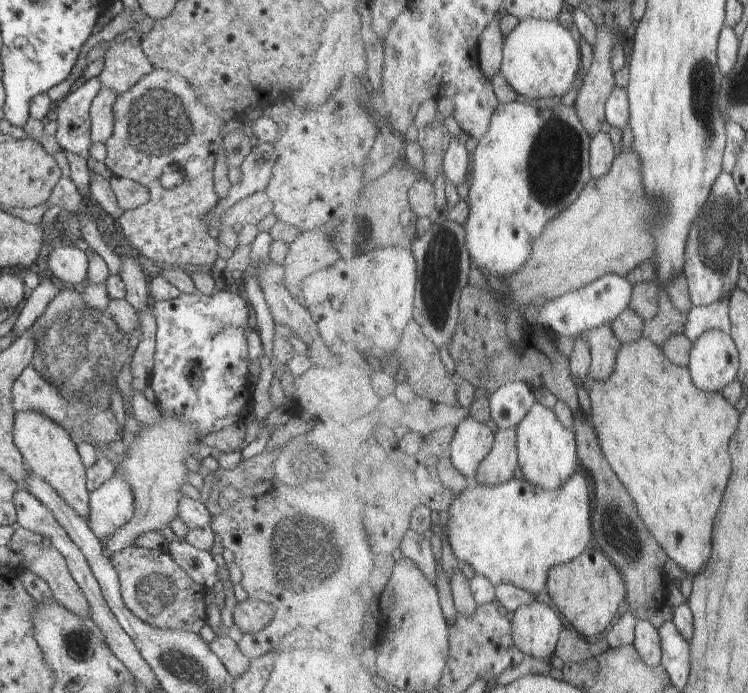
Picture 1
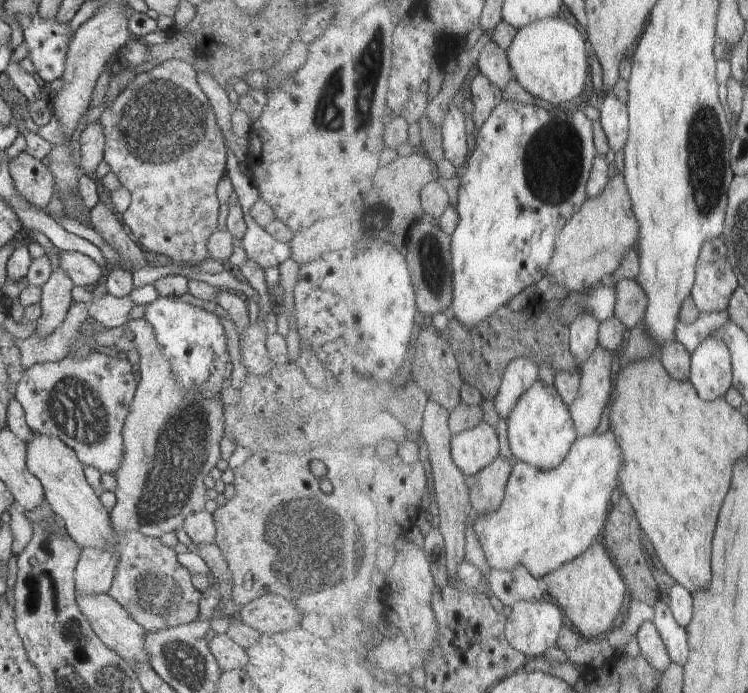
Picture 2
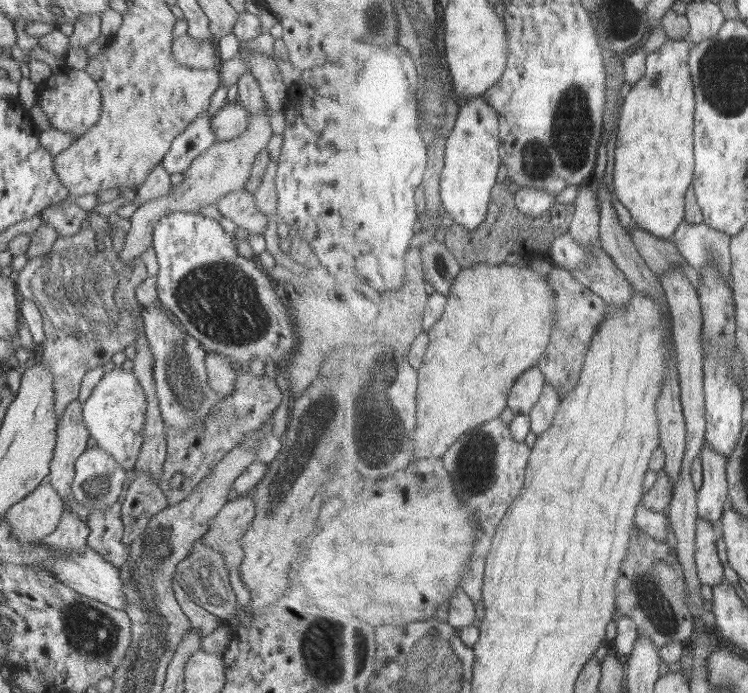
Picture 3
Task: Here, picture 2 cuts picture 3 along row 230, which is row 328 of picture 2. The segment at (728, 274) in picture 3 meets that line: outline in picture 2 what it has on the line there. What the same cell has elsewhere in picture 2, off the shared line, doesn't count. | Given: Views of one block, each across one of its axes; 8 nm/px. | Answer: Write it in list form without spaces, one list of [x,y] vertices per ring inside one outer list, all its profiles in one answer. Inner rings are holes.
[[[729,309],[712,313],[702,312],[699,318],[689,324],[680,320],[676,330],[676,338],[681,341],[692,354],[708,339],[715,331],[721,331],[731,322]]]

